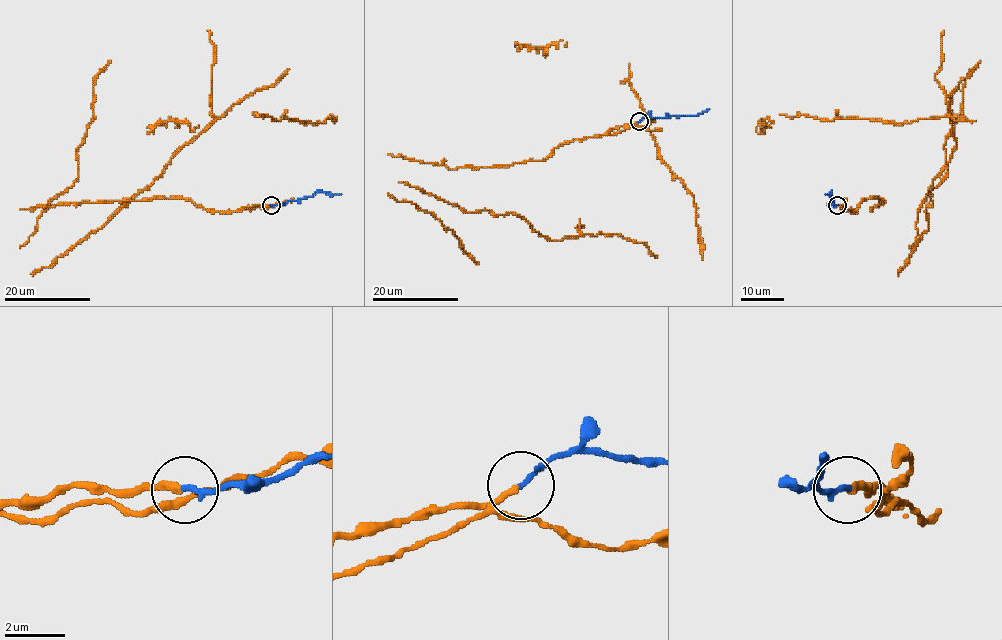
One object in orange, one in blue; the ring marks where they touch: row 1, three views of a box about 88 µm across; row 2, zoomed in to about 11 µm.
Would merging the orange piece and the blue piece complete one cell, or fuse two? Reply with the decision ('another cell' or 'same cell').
same cell

